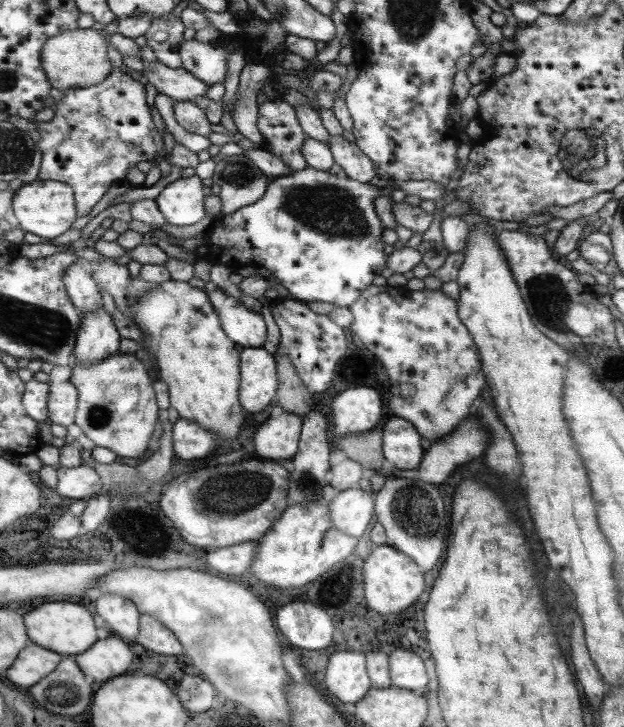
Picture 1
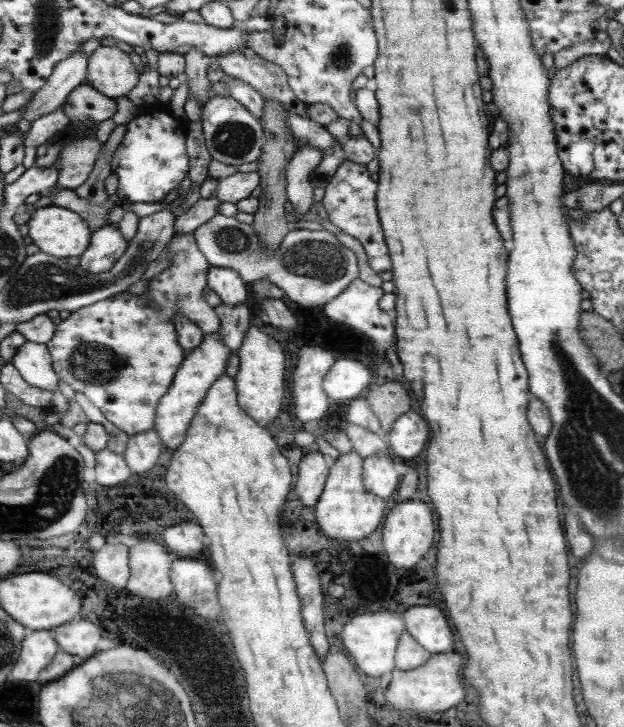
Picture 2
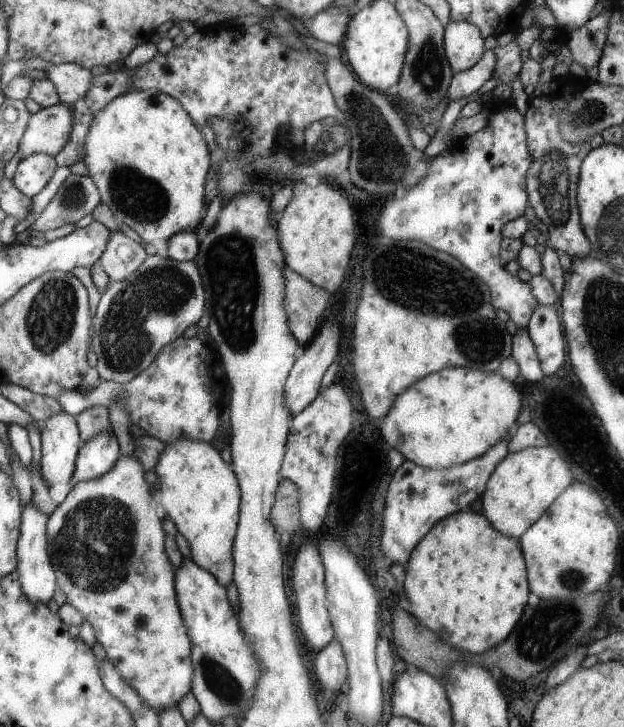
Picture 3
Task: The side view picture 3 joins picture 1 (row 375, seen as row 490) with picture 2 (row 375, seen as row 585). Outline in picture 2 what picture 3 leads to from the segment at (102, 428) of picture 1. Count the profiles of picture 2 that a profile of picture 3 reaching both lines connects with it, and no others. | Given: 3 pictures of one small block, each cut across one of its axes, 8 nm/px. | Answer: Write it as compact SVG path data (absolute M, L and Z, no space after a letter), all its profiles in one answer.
M126 291L70 312L57 325L55 336L49 341L49 350L61 382L74 392L83 394L102 412L115 430L129 437L153 428L156 406L168 392L173 374L176 374L185 355L177 342L177 332L172 320L159 318L159 308L149 298L149 294L143 292L139 296L133 296Z

